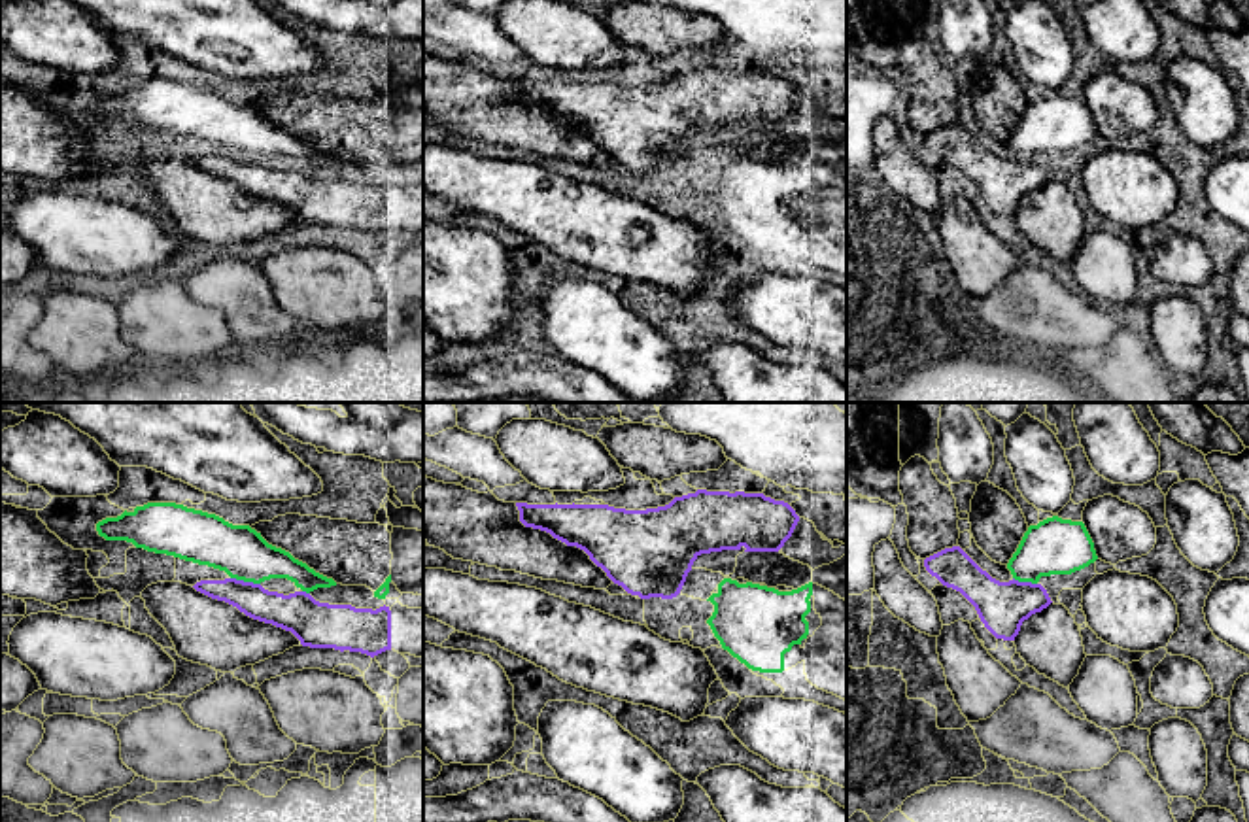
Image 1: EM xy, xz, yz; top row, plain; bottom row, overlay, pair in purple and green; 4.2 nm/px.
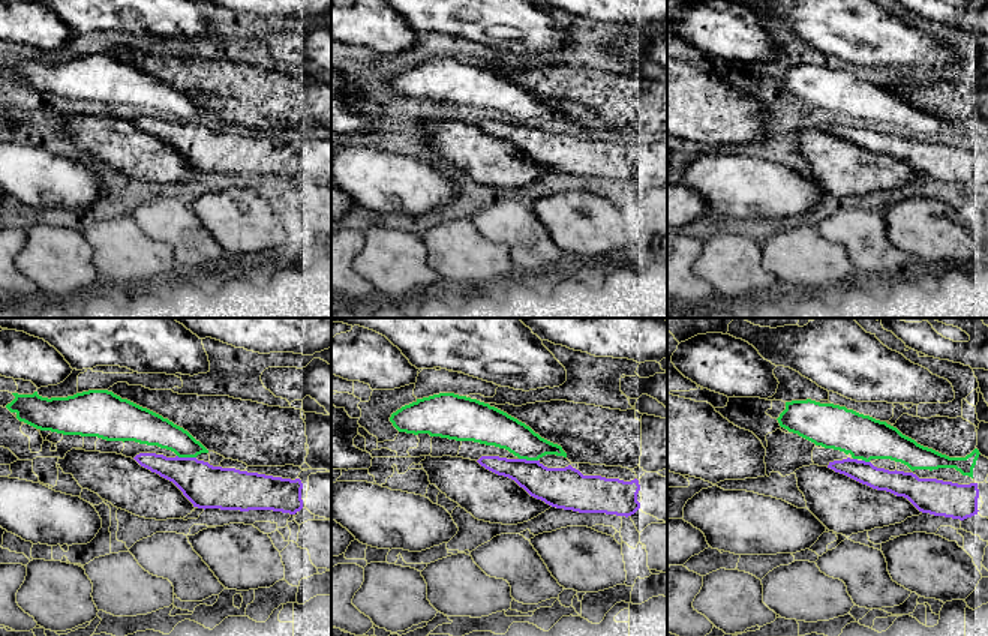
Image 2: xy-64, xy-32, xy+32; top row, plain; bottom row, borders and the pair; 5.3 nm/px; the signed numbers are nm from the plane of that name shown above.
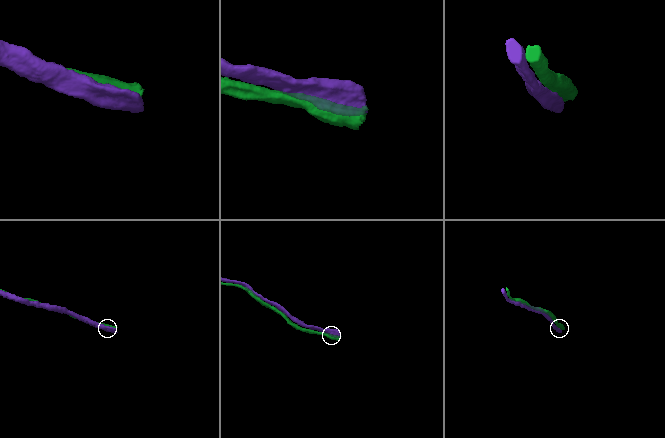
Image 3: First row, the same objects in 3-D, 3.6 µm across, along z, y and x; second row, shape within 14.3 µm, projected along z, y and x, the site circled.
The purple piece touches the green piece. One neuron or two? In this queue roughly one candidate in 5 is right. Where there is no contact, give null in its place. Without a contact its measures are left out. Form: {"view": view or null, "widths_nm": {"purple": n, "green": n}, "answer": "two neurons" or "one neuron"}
{"view": "xy", "widths_nm": {"purple": 170, "green": 220}, "answer": "two neurons"}

